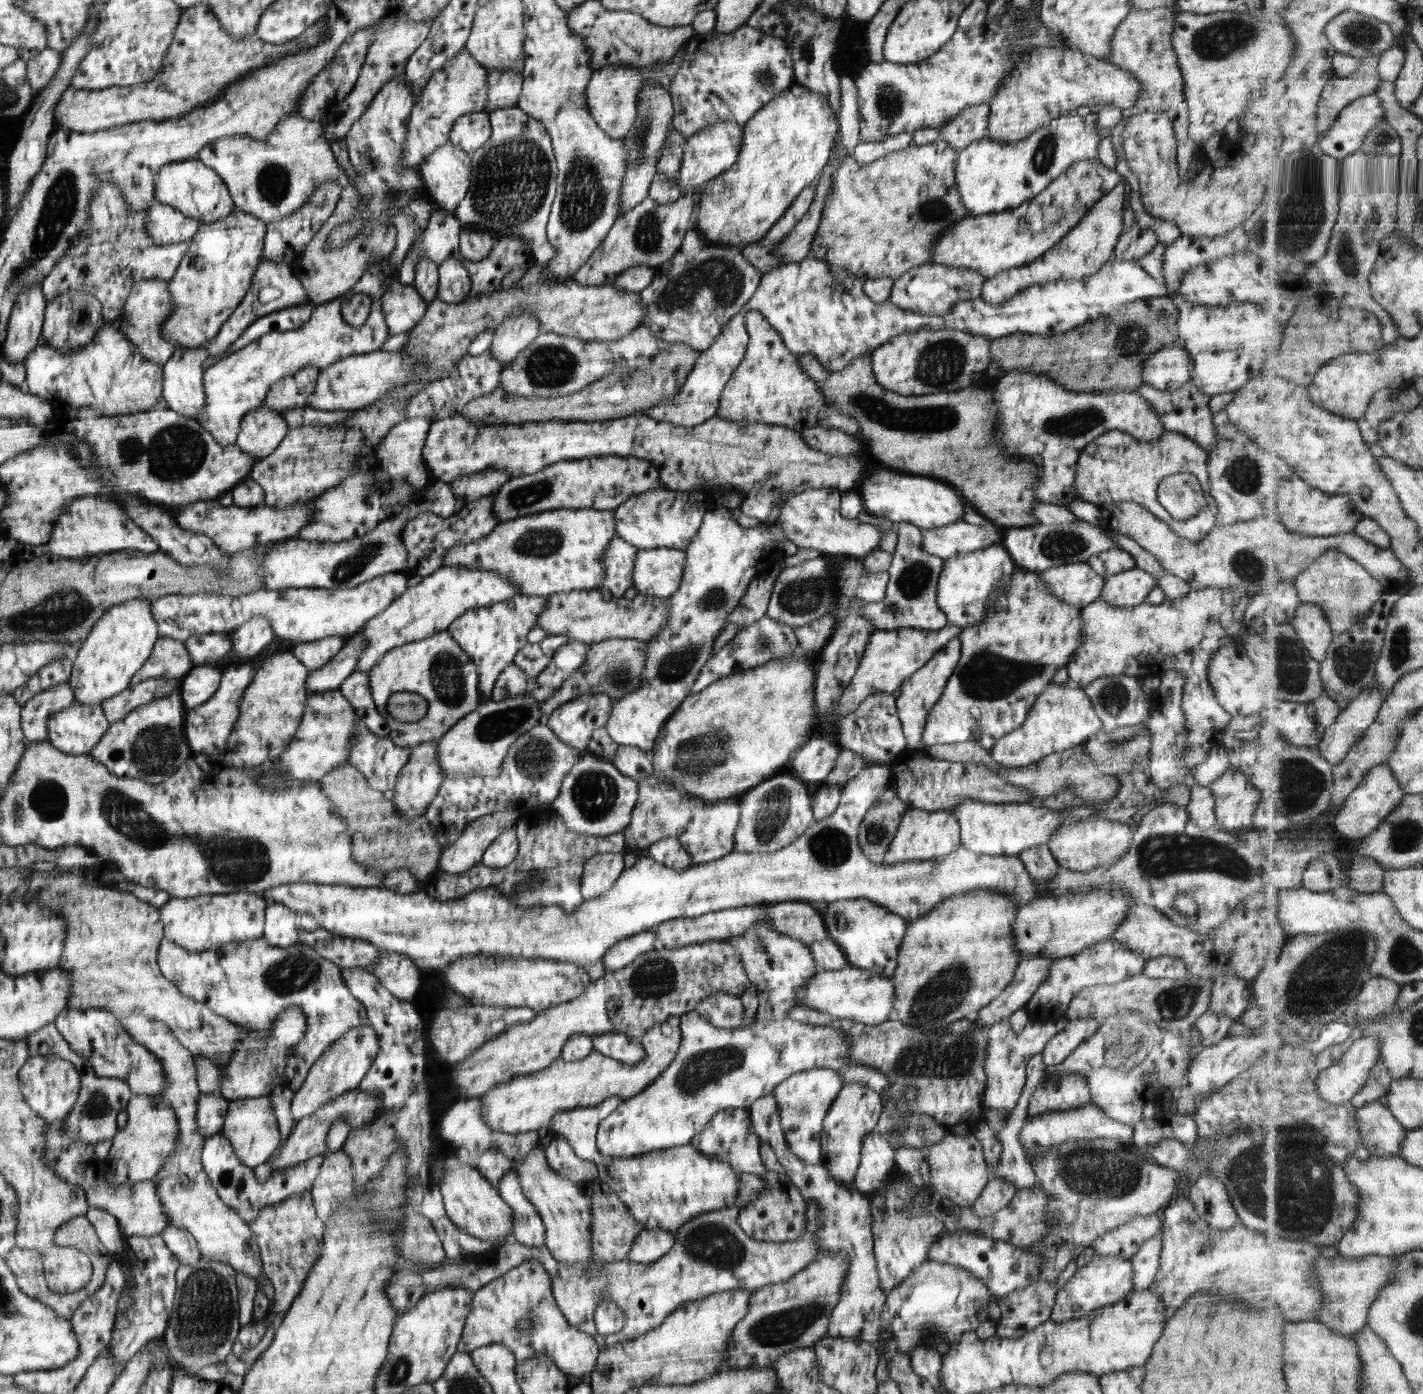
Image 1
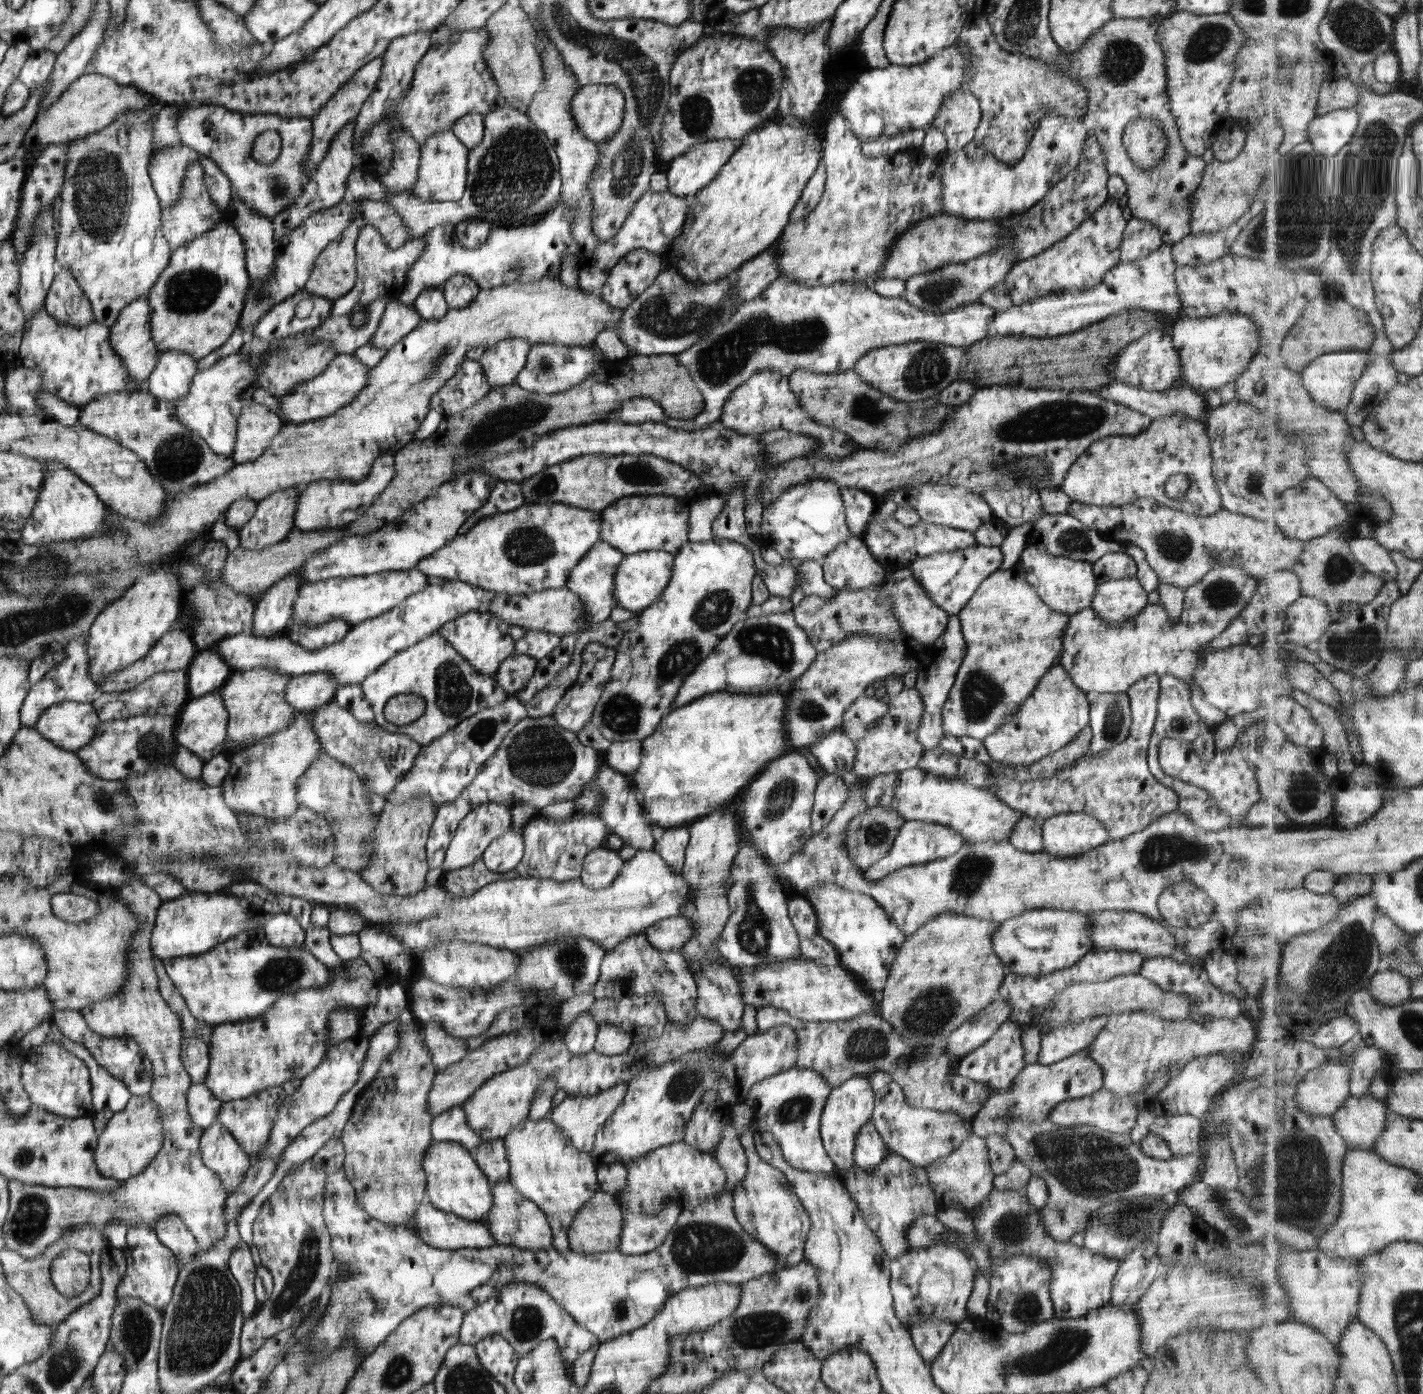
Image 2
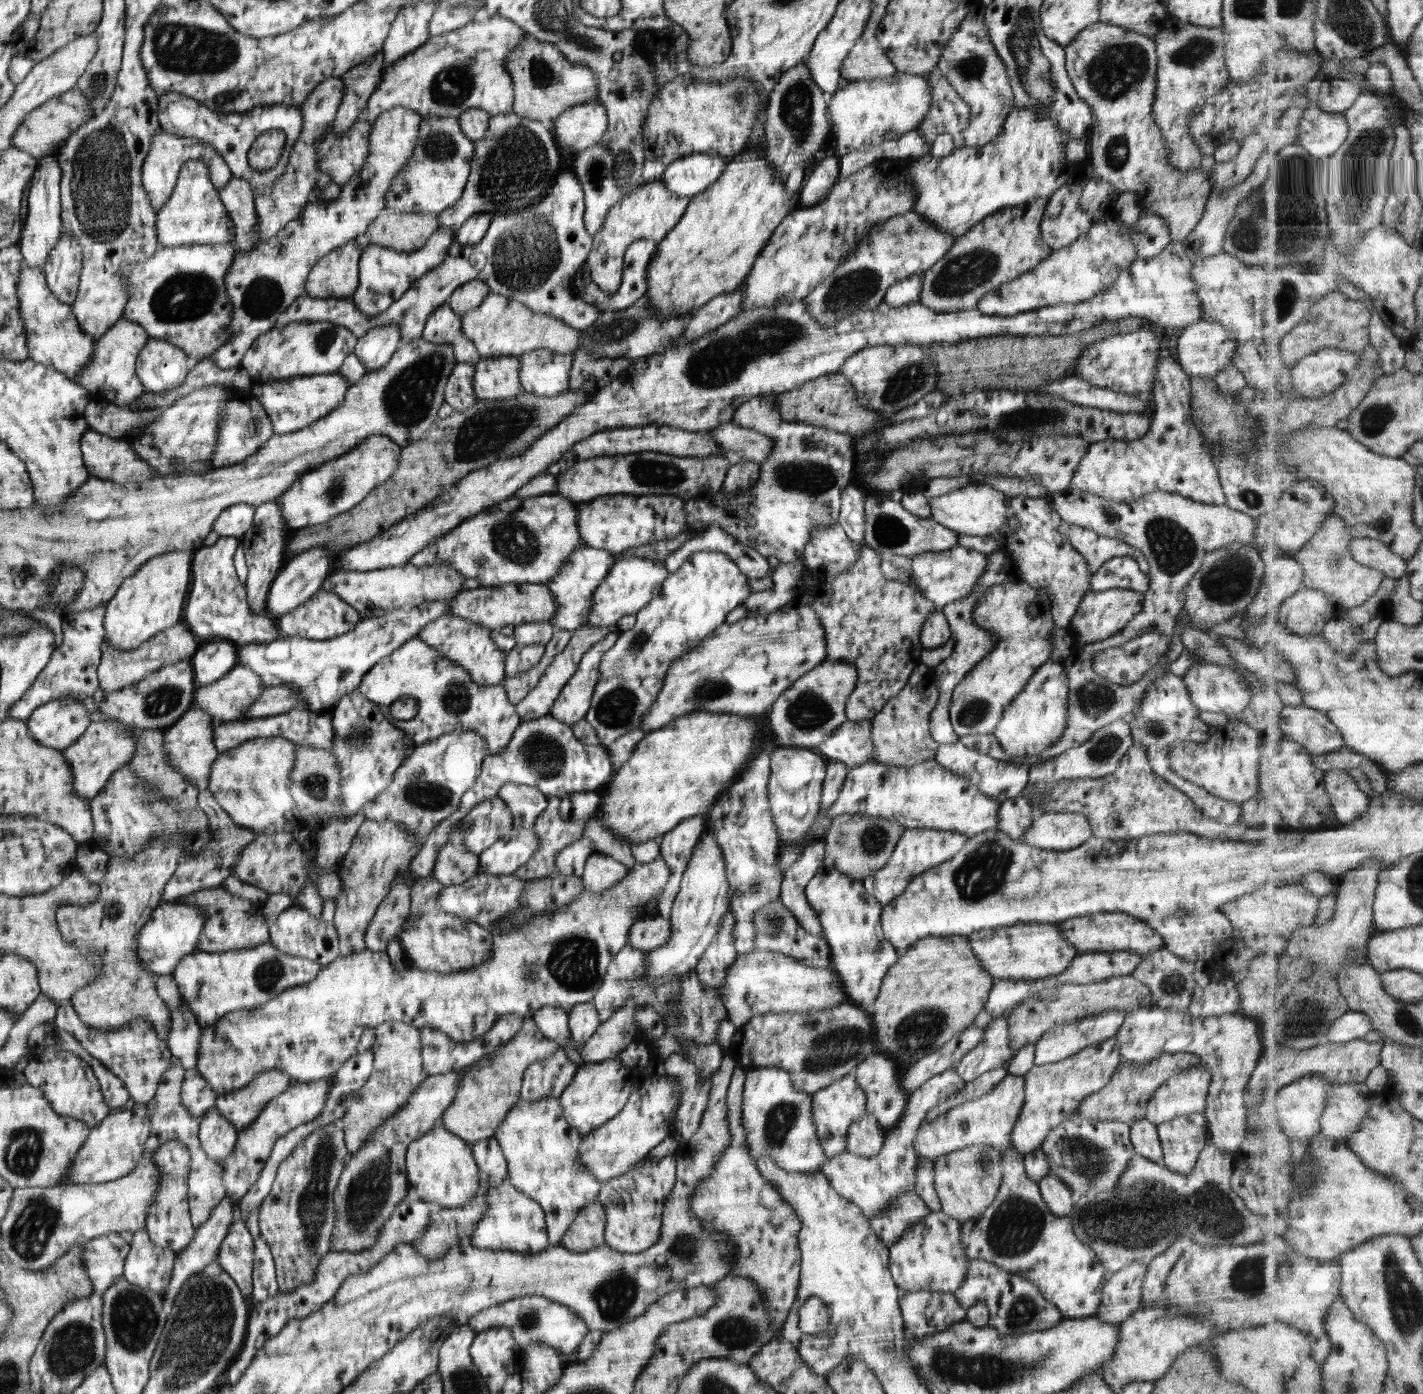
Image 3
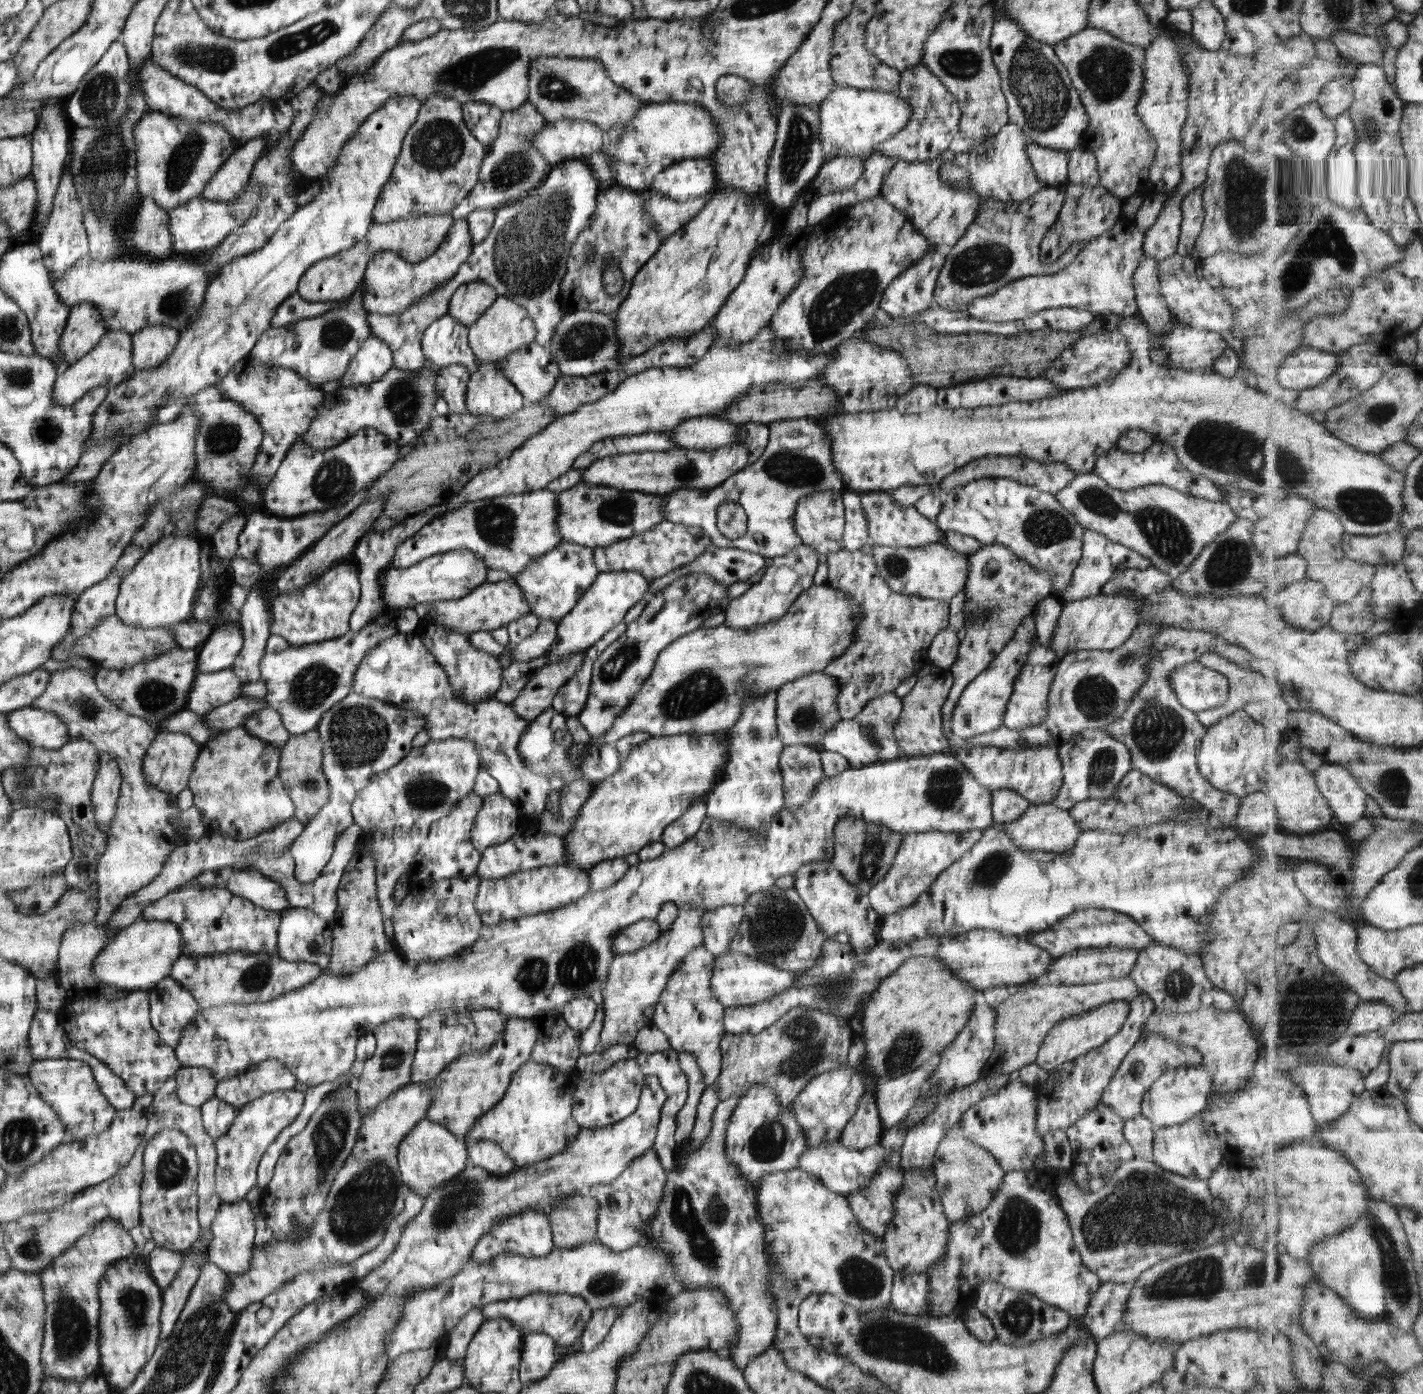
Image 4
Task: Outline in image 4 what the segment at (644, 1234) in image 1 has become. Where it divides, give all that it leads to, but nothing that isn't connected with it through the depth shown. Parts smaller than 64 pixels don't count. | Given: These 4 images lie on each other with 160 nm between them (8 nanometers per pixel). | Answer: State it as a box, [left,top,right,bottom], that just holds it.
[587,1147,666,1252]

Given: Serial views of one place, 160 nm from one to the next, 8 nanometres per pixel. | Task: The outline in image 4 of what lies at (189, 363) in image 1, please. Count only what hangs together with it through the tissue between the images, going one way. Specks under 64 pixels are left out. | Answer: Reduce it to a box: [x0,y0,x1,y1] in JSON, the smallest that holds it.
[132,324,178,371]

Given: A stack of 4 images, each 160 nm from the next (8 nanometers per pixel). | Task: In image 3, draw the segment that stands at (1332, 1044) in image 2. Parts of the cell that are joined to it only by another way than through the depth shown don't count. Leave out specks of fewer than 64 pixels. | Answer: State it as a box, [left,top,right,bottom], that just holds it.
[1329,1011,1374,1042]

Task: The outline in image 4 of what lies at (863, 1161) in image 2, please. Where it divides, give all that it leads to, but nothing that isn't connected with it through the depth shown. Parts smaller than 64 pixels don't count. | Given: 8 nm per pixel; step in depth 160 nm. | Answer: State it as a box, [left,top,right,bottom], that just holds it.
[838,1092,882,1150]

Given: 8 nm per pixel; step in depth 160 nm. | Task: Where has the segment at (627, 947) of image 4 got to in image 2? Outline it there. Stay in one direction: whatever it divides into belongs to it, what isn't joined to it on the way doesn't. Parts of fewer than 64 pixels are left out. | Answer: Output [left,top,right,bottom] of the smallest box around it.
[642,914,694,952]

